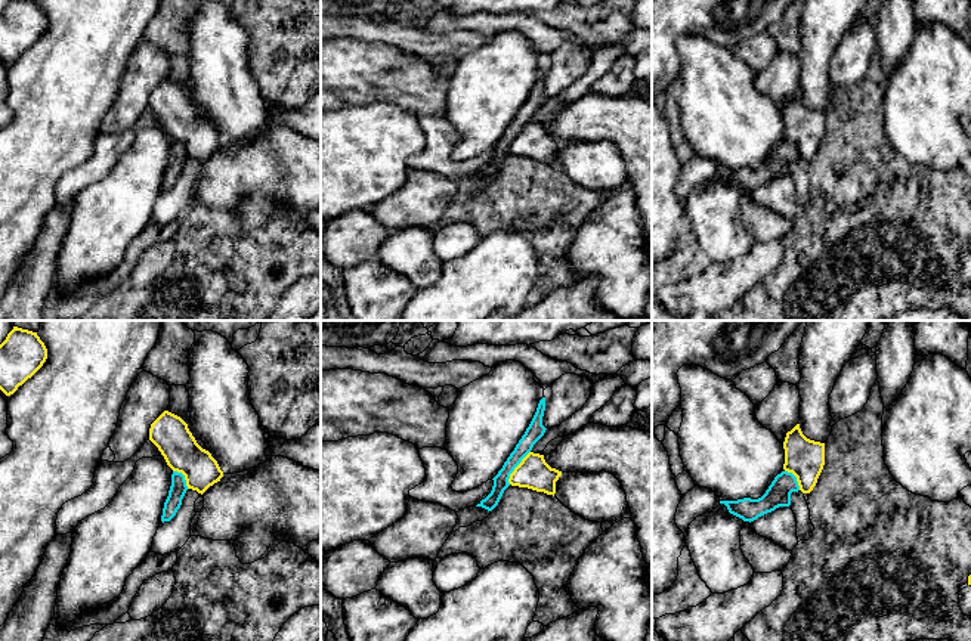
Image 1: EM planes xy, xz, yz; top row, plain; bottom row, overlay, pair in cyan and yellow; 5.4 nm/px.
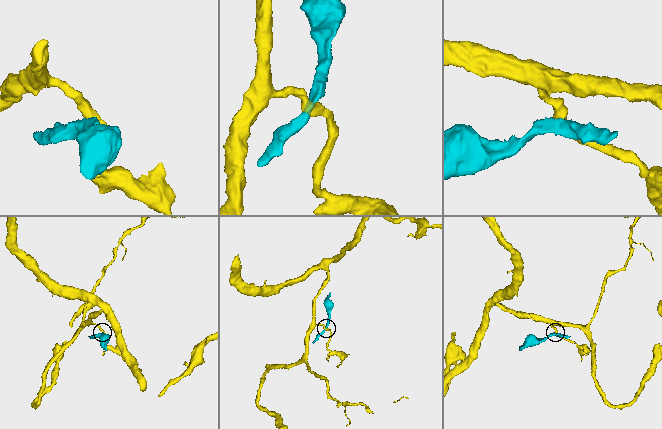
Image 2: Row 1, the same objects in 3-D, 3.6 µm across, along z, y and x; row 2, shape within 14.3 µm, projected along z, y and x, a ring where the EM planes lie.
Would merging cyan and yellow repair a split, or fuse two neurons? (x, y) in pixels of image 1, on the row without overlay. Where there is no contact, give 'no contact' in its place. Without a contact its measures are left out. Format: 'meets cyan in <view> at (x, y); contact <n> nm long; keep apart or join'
meets cyan in xz at (516, 135); contact 220 nm long; keep apart

